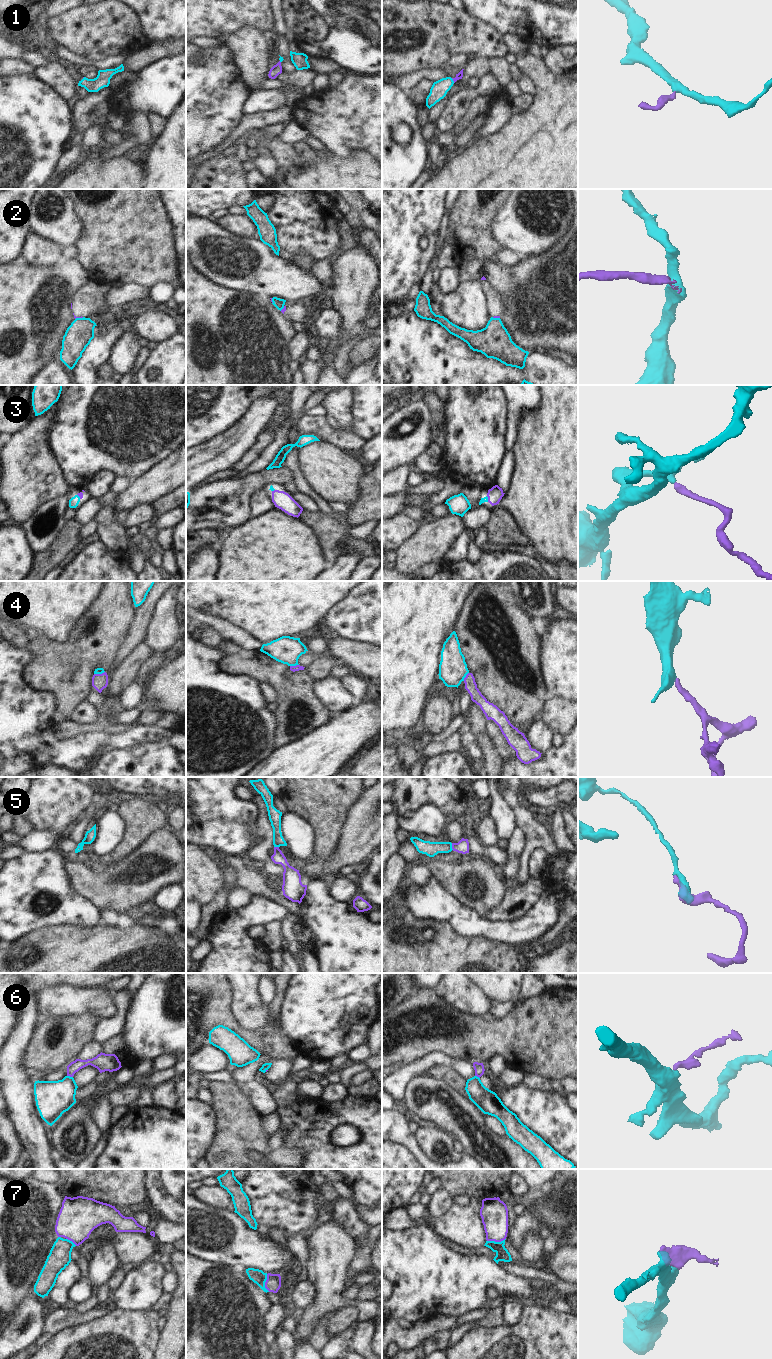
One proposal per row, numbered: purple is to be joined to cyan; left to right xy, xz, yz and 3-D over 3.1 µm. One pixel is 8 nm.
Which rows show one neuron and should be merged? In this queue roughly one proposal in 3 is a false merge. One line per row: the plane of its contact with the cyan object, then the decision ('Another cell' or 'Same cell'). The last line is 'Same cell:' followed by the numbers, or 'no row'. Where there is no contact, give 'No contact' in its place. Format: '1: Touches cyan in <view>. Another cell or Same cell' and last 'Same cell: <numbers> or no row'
1: Touches cyan in yz. Same cell
2: Touches cyan in xy. Another cell
3: Touches cyan in yz. Same cell
4: Touches cyan in xz. Same cell
5: Touches cyan in yz. Same cell
6: Touches cyan in xy. Same cell
7: Touches cyan in yz. Another cell
Same cell: 1, 3, 4, 5, 6

